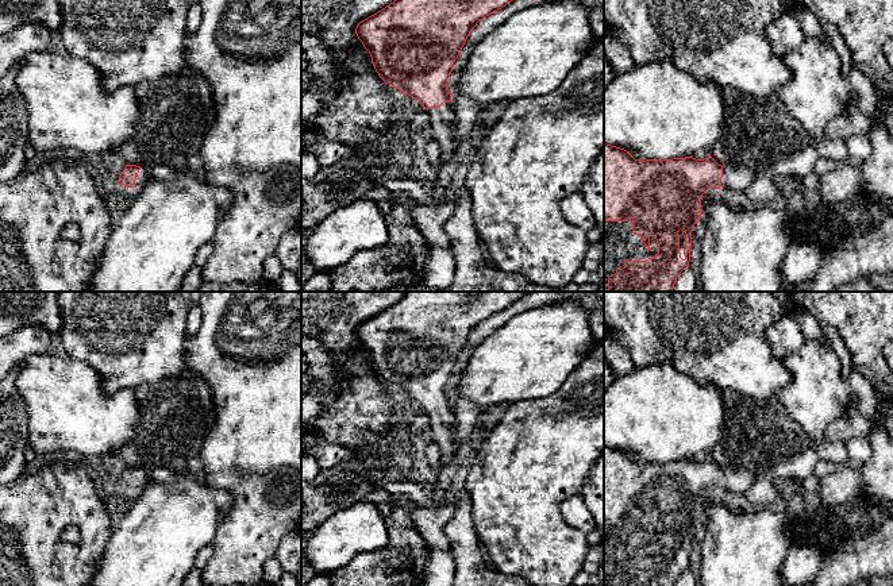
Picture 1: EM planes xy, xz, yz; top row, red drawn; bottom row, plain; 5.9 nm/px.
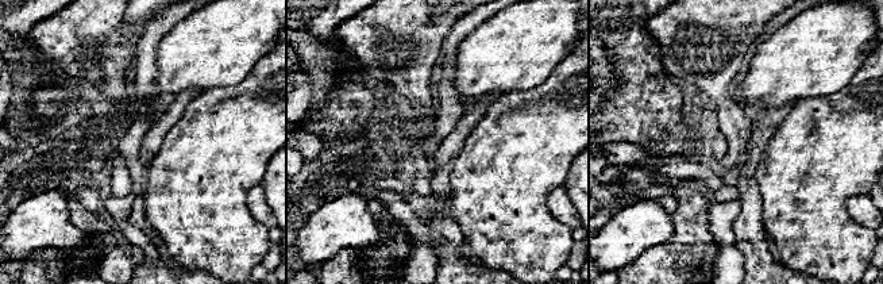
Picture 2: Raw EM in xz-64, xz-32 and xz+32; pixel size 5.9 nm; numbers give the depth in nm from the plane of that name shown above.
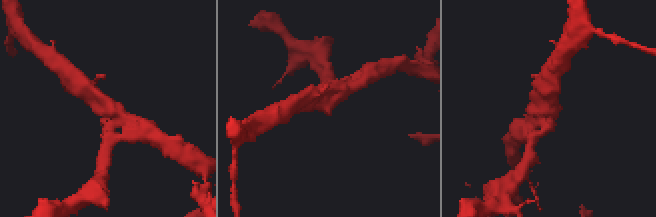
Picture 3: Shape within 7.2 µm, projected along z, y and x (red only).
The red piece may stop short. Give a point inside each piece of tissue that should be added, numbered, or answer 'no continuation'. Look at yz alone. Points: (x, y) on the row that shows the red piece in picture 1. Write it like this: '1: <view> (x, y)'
1: yz (739, 178)
2: yz (620, 243)

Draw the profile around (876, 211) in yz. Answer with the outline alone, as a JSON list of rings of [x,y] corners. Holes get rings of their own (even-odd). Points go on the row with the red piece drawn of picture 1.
[[[863,190],[858,194],[861,197],[861,204],[863,205],[863,208],[869,212],[871,217],[874,228],[877,228],[888,216],[888,213],[885,212],[885,209],[877,200],[874,200],[871,196],[865,193]]]

